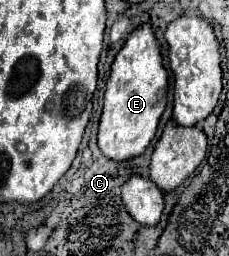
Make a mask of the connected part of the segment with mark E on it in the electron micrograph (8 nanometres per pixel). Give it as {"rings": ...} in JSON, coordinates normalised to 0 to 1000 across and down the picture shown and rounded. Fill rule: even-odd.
{"rings":[[[629,90],[568,129],[480,270],[480,309],[454,363],[454,434],[428,504],[428,574],[445,598],[498,629],[550,629],[620,605],[681,527],[699,449],[725,426],[725,371],[734,285],[707,254],[699,168],[664,98]]]}

